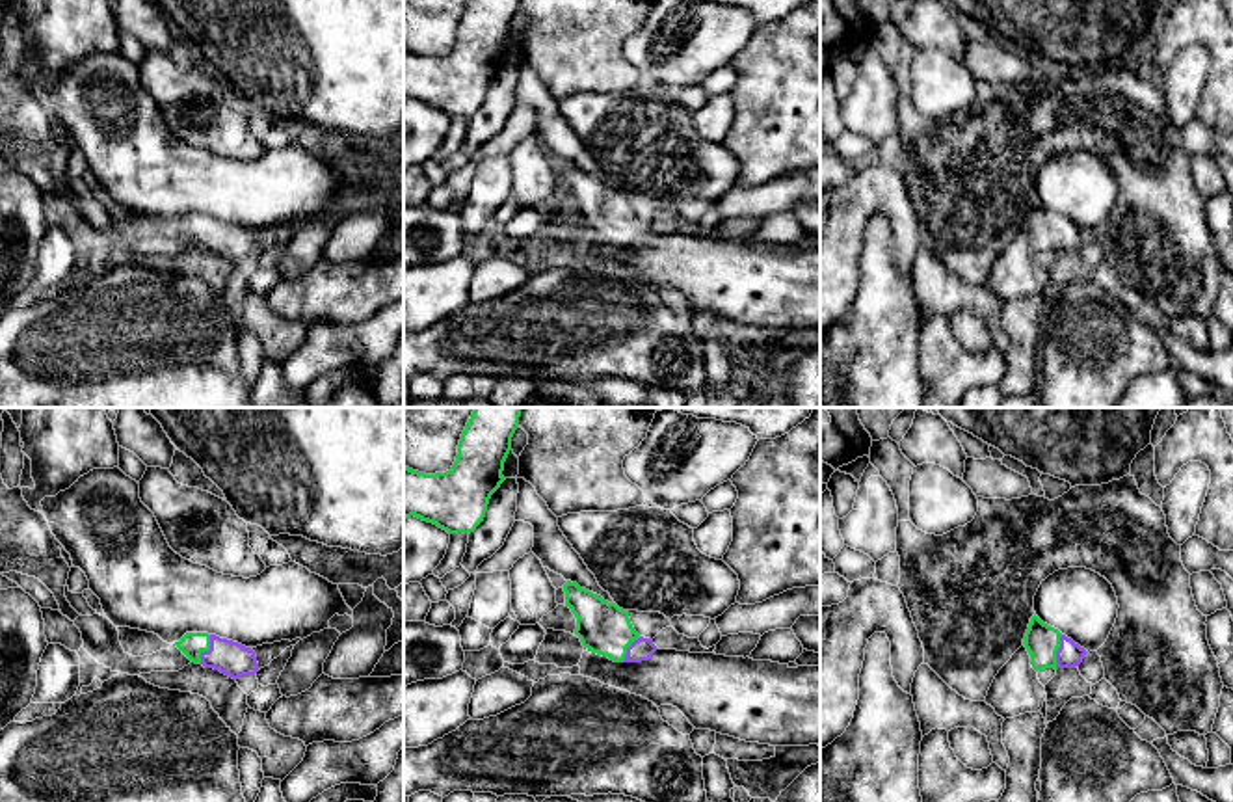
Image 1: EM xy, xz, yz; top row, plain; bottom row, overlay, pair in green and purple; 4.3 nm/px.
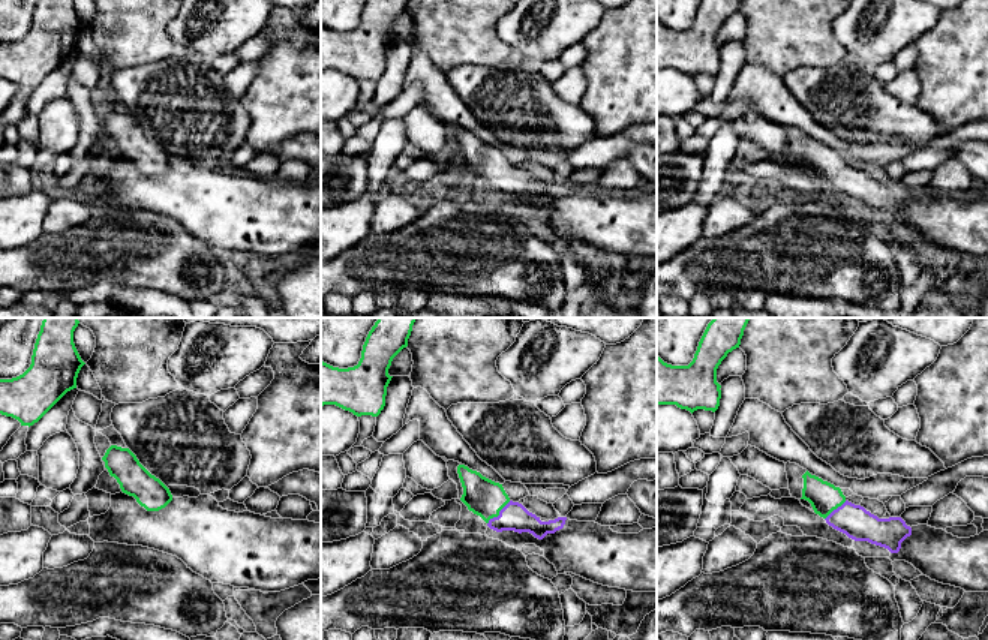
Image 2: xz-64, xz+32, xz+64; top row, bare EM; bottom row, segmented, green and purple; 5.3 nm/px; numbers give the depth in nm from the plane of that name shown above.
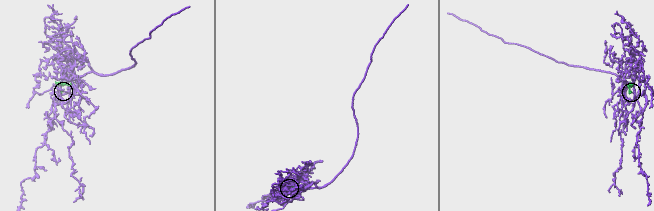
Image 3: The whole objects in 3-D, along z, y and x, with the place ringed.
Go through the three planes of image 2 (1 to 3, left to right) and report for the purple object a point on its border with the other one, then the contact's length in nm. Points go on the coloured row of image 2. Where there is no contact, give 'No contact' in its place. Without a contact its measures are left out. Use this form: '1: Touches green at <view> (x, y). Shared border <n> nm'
1: No contact
2: Touches green at xz+32 (498, 514). Shared border 180 nm
3: Touches green at xz+64 (835, 508). Shared border 160 nm

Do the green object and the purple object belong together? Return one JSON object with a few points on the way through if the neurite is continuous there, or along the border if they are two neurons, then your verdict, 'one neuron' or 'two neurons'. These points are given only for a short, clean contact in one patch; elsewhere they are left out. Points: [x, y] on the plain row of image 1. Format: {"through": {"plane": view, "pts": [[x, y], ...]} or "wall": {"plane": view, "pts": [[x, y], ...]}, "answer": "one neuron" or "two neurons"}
{"through": {"plane": "yz", "pts": [[1042, 224], [1057, 233], [1070, 237]]}, "answer": "one neuron"}

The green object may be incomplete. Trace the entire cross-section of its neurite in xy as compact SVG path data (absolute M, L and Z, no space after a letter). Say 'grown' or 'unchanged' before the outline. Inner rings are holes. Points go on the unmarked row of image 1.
grown; M186 216L173 229L177 229L192 246L219 253L232 262L255 259L259 255L259 246L251 231L216 218Z

